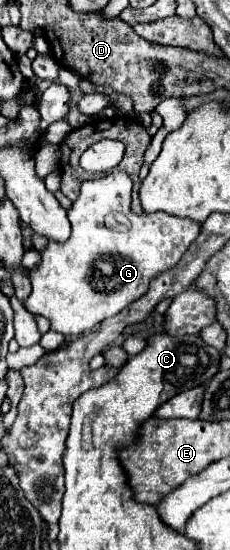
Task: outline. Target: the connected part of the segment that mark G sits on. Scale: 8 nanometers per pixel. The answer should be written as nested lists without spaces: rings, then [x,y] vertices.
[[[113,171],[101,179],[83,181],[81,193],[73,207],[67,211],[71,221],[71,237],[65,243],[49,243],[47,249],[41,253],[41,263],[37,269],[31,269],[31,295],[25,301],[25,309],[33,315],[43,315],[49,319],[51,329],[63,333],[65,337],[81,335],[87,329],[93,329],[107,317],[121,313],[133,301],[141,299],[149,283],[175,267],[179,259],[185,255],[189,245],[201,233],[201,223],[185,217],[175,217],[167,213],[149,213],[149,215],[135,215],[131,210],[131,193],[133,182],[125,171]]]

